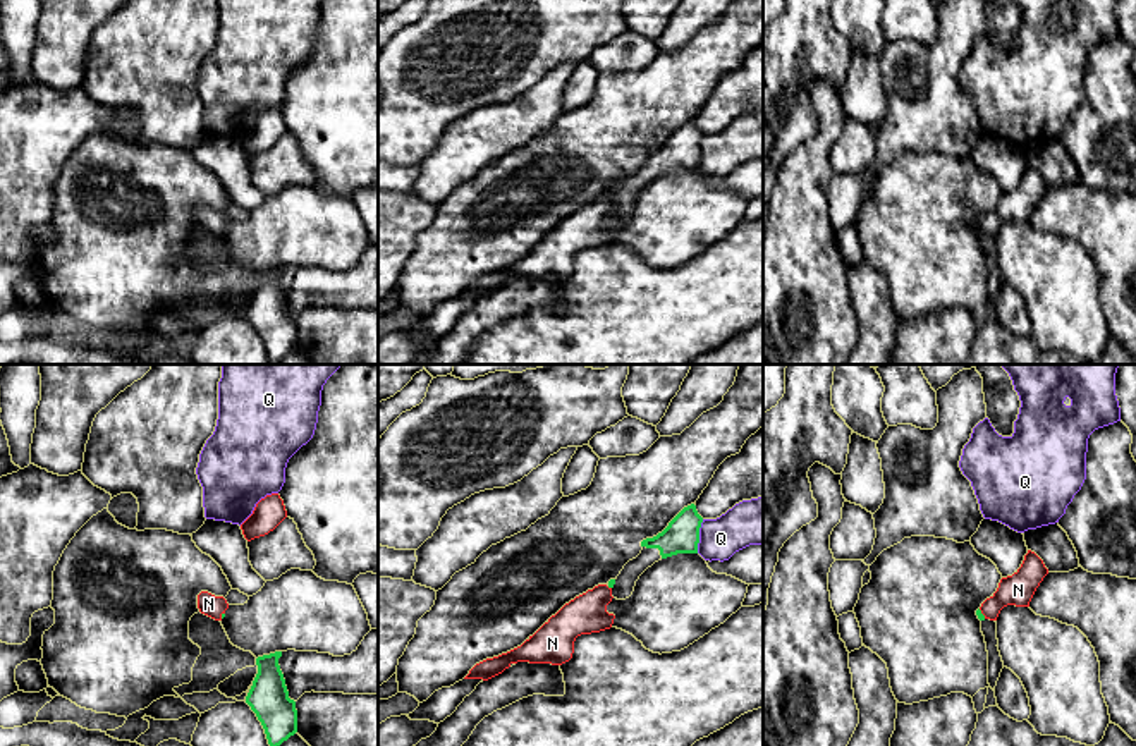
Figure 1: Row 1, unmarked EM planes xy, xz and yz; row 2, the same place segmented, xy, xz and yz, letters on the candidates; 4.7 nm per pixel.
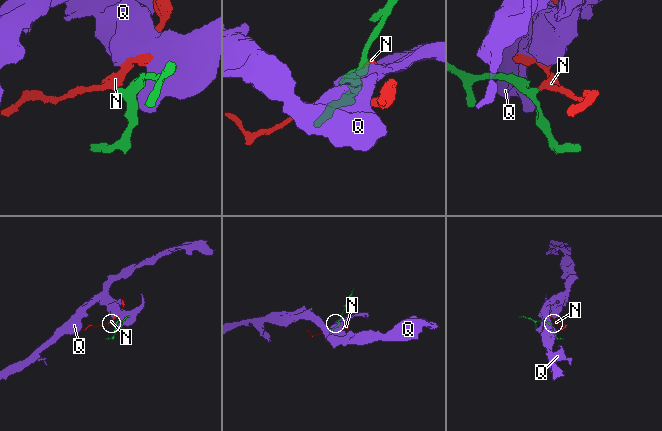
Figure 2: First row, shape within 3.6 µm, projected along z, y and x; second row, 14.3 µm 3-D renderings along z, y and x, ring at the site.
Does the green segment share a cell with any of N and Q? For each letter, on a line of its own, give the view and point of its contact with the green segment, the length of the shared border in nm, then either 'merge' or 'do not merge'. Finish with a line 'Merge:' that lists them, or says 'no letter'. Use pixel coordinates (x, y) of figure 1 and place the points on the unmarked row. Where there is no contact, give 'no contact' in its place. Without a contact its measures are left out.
N: contact yz (982, 229); length 60 nm; merge
Q: contact xz (698, 152); length 160 nm; do not merge
Merge: N

